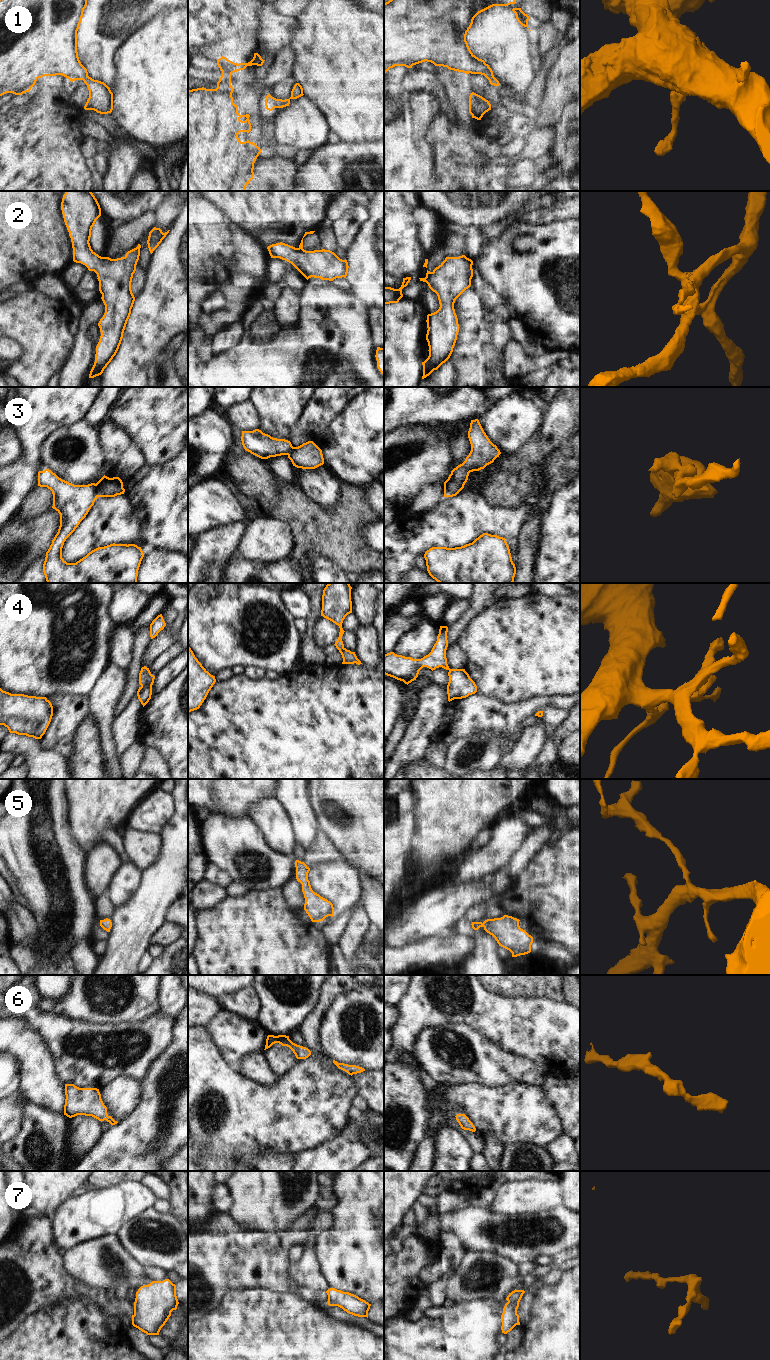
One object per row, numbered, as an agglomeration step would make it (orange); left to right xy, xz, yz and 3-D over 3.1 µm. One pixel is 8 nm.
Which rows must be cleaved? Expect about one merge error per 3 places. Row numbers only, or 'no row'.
3.

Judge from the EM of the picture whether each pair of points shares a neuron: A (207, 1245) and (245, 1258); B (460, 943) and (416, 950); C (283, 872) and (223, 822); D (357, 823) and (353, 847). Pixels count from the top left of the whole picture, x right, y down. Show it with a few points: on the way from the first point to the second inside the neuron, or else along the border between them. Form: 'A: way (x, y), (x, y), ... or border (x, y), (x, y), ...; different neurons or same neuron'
A: way (216, 1254), (220, 1258), (236, 1258); same neuron
B: way (449, 950), (427, 950); same neuron
C: way (269, 857), (261, 851), (250, 849), (238, 837); same neuron
D: way (357, 829), (357, 841); same neuron

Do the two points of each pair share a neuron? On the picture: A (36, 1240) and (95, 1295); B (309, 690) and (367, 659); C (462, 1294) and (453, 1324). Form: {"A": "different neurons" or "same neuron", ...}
{"A": "same neuron", "B": "different neurons", "C": "different neurons"}

